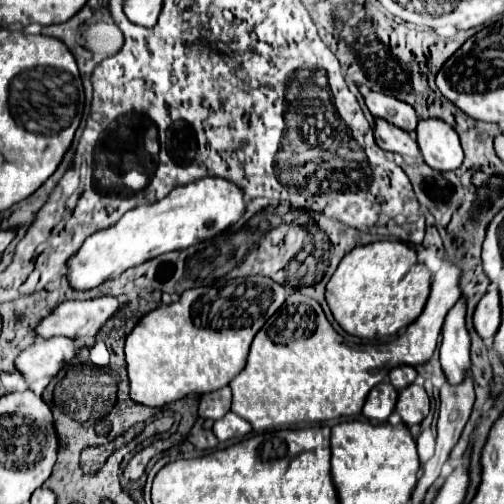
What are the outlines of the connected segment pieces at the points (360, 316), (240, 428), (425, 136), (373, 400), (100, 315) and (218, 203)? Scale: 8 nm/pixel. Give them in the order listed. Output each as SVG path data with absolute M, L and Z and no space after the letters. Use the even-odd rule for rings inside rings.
M375 241L349 251L327 283L327 303L343 331L361 339L385 339L411 325L429 297L431 273L401 241Z
M229 411L223 419L215 421L213 425L213 433L217 435L219 441L227 441L227 439L235 439L235 437L245 437L251 431L249 421L245 421L243 417L235 415L233 411Z
M419 119L417 143L425 163L439 171L453 171L463 163L463 149L451 125L441 119Z
M381 383L375 389L371 389L365 407L363 407L363 415L367 419L379 419L379 421L387 421L387 417L391 415L391 411L395 409L395 401L397 401L397 389L393 389L389 383Z
M103 295L97 299L71 299L63 301L37 325L37 337L69 337L75 339L81 347L93 339L105 321L115 315L123 303L119 303L111 295Z
M203 177L189 185L175 187L161 201L135 207L127 211L115 225L93 233L69 261L69 283L81 291L93 289L109 277L121 275L129 267L137 267L169 251L187 249L223 233L243 215L243 211L243 191L227 179Z

